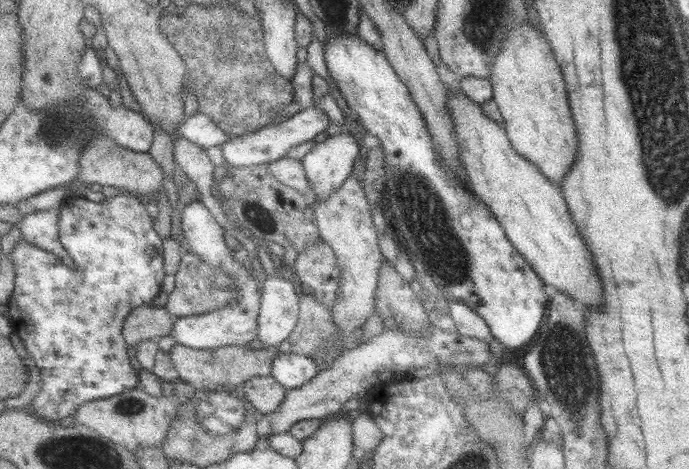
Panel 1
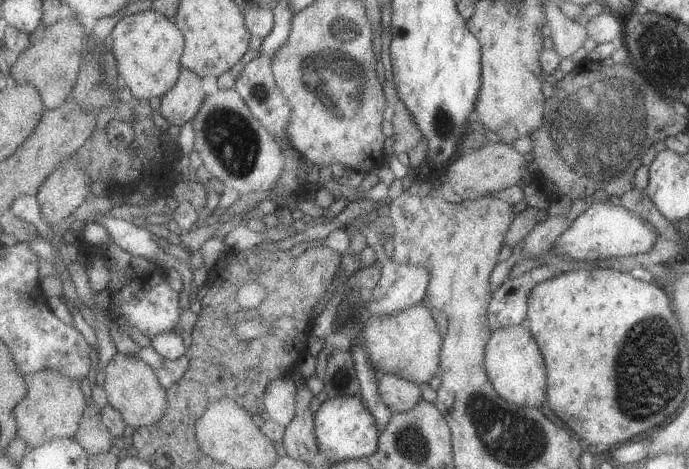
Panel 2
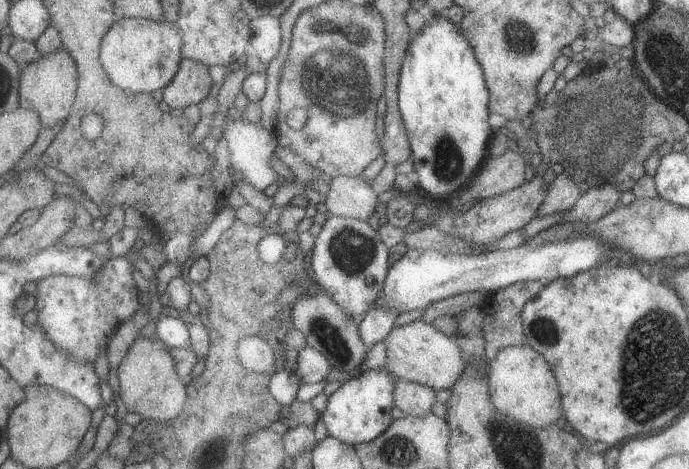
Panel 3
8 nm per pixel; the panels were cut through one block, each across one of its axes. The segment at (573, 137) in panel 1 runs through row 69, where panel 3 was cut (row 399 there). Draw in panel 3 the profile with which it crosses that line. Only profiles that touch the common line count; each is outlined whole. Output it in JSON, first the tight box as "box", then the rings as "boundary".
{"box":[489,345,562,428],"boundary":[[[529,345],[510,346],[503,348],[499,356],[489,361],[491,372],[489,372],[490,389],[495,406],[503,414],[511,414],[515,420],[531,426],[531,428],[547,428],[551,422],[555,422],[562,416],[559,406],[561,404],[561,392],[558,383],[549,370],[549,364],[543,360],[538,351]]]}

